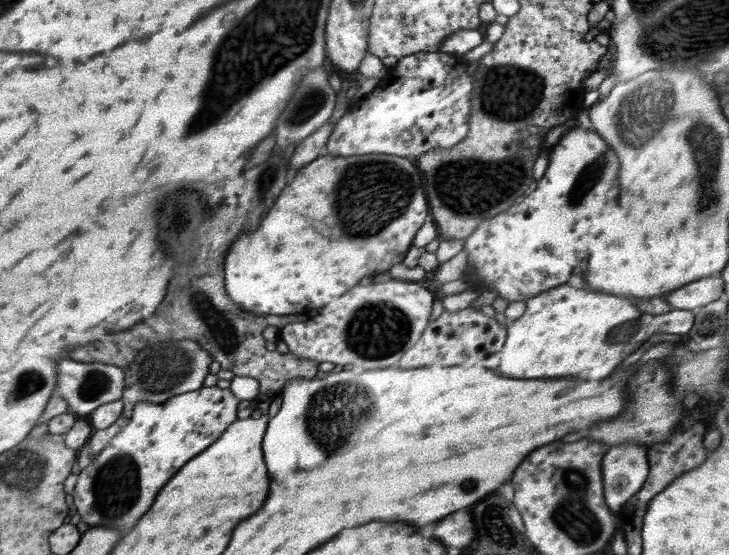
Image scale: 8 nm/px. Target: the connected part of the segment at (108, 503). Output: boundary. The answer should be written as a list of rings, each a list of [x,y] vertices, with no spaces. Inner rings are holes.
[[[214,386],[202,387],[194,392],[174,396],[163,403],[138,402],[132,411],[132,417],[124,428],[118,430],[106,448],[102,449],[96,458],[78,473],[78,479],[72,492],[72,503],[77,508],[82,521],[90,527],[120,528],[126,532],[138,522],[138,518],[150,508],[158,490],[184,466],[192,456],[206,450],[214,444],[230,424],[238,420],[238,404],[240,404],[229,388]]]

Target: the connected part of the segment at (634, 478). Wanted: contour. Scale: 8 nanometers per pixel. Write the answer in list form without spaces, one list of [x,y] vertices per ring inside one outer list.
[[[642,446],[610,447],[601,464],[606,505],[616,513],[642,488],[649,472],[648,450]]]

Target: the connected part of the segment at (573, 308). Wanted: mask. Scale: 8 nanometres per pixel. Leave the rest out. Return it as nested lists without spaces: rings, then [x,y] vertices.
[[[560,285],[554,290],[525,301],[526,310],[516,322],[507,324],[506,338],[500,348],[500,364],[494,370],[508,378],[560,378],[576,376],[582,370],[600,366],[612,360],[618,366],[626,356],[658,333],[686,335],[694,324],[694,312],[671,309],[665,314],[642,314],[630,300],[586,292],[572,286]]]

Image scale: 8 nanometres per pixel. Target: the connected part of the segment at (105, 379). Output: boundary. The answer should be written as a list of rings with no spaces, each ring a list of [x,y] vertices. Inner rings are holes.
[[[68,357],[58,360],[57,365],[56,394],[68,402],[70,412],[86,415],[101,407],[102,404],[121,399],[125,387],[124,377],[126,377],[125,371],[121,367],[102,362],[94,362],[93,364],[78,362]]]

